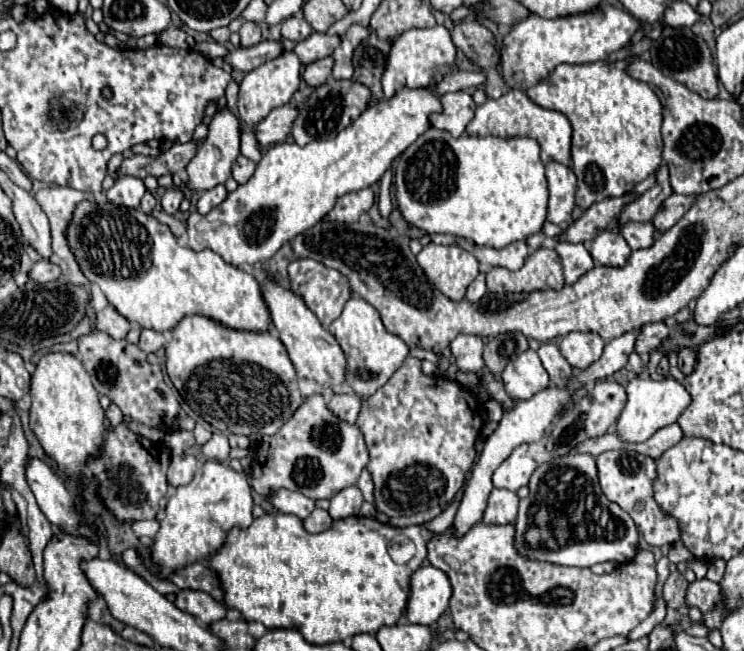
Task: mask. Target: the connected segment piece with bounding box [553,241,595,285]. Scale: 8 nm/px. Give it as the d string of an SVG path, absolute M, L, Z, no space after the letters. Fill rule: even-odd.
M557 241L553 247L561 259L563 277L567 285L573 285L581 275L585 275L595 263L589 251L583 247L583 243L569 243L569 241Z

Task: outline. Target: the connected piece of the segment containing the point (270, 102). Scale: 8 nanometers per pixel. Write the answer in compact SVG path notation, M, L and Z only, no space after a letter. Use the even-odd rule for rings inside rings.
M285 51L281 57L263 63L261 67L249 71L245 79L241 81L241 91L239 91L239 119L245 121L247 125L257 125L261 123L271 109L281 107L291 101L293 93L299 89L301 83L301 61L293 51Z

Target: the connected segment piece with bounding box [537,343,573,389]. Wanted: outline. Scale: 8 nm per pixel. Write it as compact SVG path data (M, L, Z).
M543 343L537 353L539 353L549 377L551 377L551 383L557 385L559 389L563 389L569 383L569 379L573 377L573 367L561 355L559 347L555 343Z

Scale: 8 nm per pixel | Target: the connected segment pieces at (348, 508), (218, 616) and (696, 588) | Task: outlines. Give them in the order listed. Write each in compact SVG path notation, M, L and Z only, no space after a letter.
M355 485L353 487L347 487L347 489L343 489L341 493L337 493L331 499L329 515L331 515L331 519L345 519L345 517L359 515L361 503L363 503L361 491Z
M181 591L175 599L175 605L181 611L201 619L203 625L211 625L213 621L221 621L227 611L225 605L217 603L211 595L205 595L203 591Z
M709 579L693 581L687 591L687 607L699 607L703 613L721 605L721 585Z

